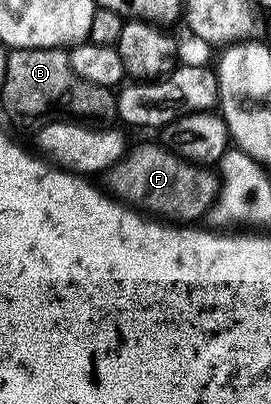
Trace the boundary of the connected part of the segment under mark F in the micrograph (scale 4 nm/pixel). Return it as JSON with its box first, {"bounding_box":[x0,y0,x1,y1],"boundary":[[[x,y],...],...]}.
{"bounding_box":[107,144,220,226],"boundary":[[[140,144],[136,149],[125,151],[116,164],[108,168],[107,191],[119,203],[139,210],[152,218],[164,222],[179,222],[188,226],[200,215],[211,209],[220,188],[217,173],[211,167],[191,164],[182,160],[174,152],[156,144]]]}

